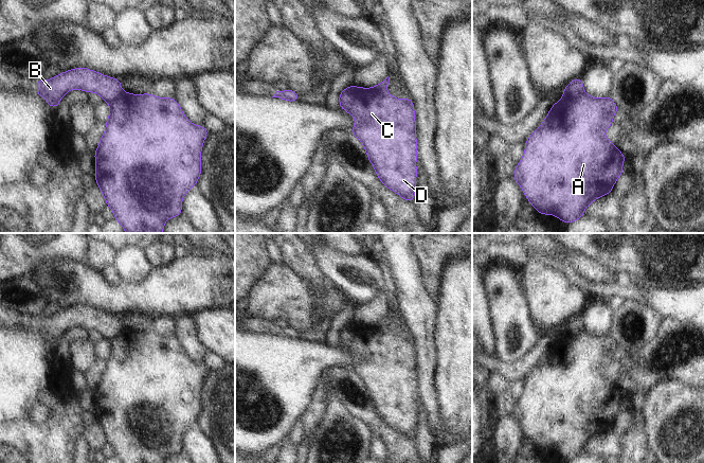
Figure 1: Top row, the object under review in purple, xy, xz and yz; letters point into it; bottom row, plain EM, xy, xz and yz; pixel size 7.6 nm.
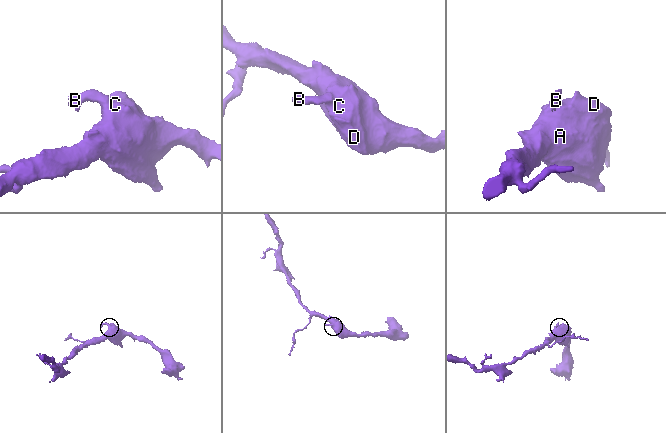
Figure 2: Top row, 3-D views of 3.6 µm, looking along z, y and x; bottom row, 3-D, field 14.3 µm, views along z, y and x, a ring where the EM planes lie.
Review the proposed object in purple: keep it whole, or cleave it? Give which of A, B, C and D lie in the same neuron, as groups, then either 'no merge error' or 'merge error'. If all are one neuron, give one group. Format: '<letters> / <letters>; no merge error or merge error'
A C D / B; merge error

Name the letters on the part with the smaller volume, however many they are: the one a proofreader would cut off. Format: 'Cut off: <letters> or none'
Cut off: B

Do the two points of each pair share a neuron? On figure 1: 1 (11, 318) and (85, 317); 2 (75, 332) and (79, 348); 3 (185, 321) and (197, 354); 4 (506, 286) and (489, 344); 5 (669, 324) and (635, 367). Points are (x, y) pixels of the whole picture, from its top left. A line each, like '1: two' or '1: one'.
1: one
2: two
3: one
4: two
5: one

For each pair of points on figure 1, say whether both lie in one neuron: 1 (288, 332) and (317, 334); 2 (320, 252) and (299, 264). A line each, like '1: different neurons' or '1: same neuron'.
1: different neurons
2: different neurons

